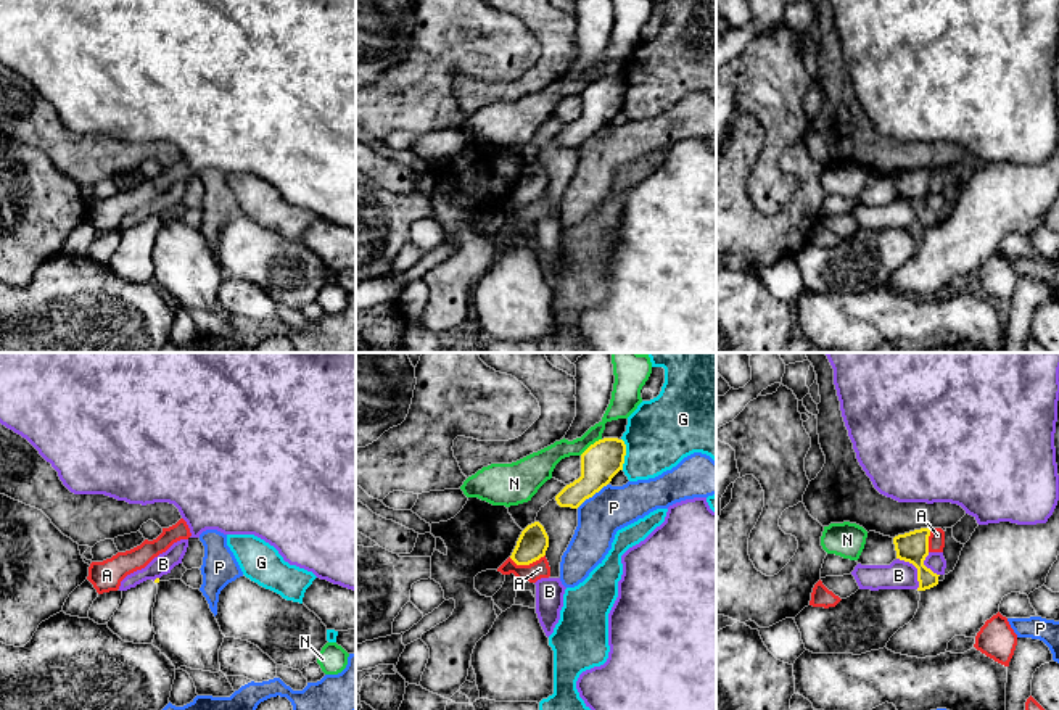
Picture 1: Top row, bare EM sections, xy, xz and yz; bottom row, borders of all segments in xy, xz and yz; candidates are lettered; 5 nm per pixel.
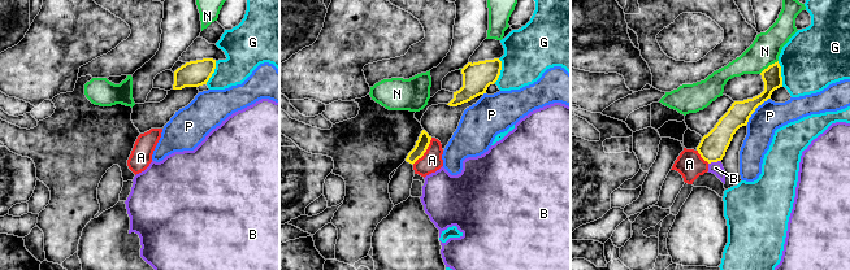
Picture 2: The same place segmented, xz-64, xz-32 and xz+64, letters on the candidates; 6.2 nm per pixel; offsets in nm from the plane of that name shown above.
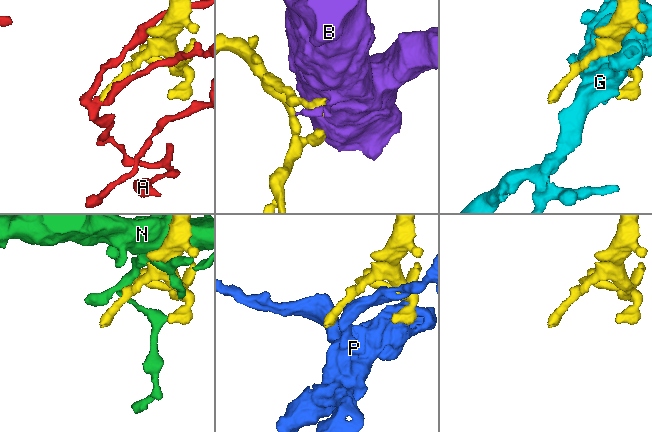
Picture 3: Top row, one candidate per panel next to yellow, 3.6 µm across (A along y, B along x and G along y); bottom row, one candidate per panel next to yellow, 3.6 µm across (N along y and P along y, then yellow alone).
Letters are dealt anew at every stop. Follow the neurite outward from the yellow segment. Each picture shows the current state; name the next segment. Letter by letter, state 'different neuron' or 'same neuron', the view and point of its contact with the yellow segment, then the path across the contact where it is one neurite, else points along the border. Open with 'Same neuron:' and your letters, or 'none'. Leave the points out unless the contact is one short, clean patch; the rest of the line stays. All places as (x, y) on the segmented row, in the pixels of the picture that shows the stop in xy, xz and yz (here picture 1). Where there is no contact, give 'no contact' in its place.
Same neuron: none
A: different neuron | xz (527, 564) | along xz (544, 554), (528, 564), (515, 564), (509, 557)
B: different neuron | yz (916, 567) | along yz (897, 557), (916, 569), (918, 588)
G: different neuron | xz (625, 454)
N: different neuron | xz (591, 445)
P: different neuron | xz (591, 496)

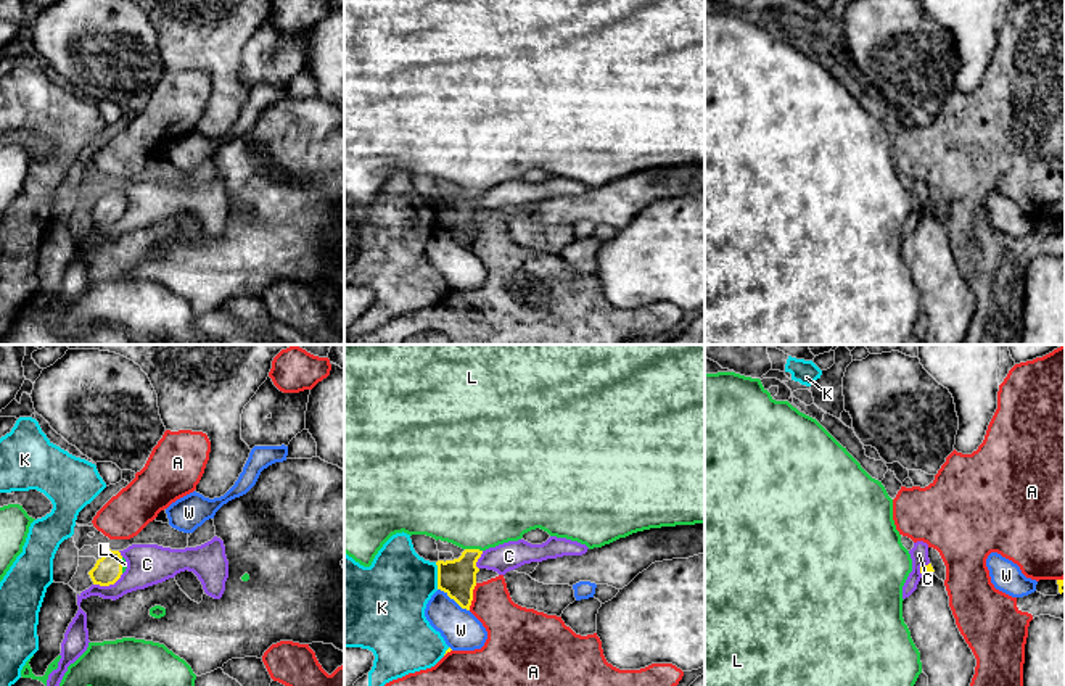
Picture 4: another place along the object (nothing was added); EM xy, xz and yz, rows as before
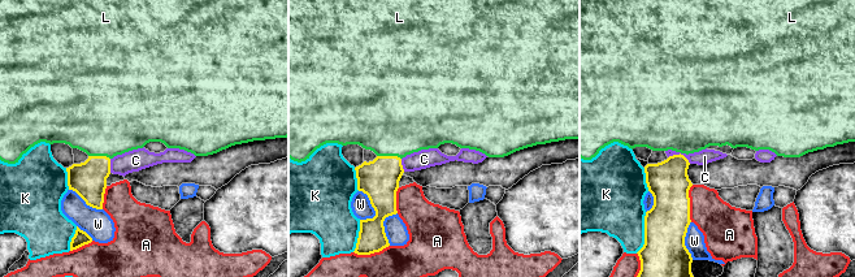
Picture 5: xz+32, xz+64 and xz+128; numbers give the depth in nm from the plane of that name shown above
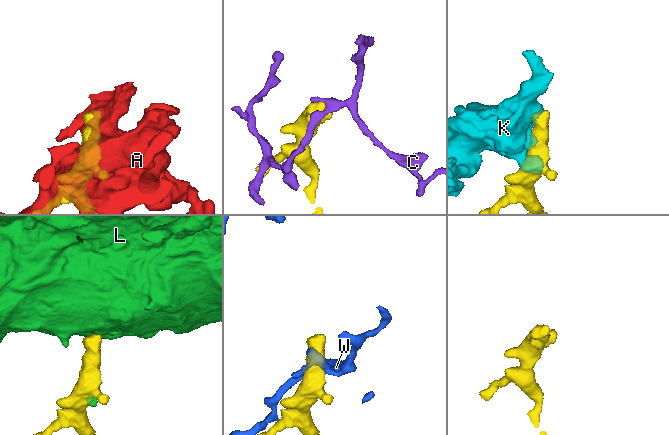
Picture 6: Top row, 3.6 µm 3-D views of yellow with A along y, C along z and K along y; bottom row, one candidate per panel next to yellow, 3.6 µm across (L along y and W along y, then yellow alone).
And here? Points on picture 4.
Same neuron: L
A: different neuron | xz (472, 596)
C: different neuron | xy (108, 585) | along xy (123, 574), (113, 583), (94, 585)
K: different neuron | xz (438, 575)
L: same neuron | xz (473, 549) | across xz (457, 577), (473, 549), (476, 500)
W: different neuron | xz (454, 599)

